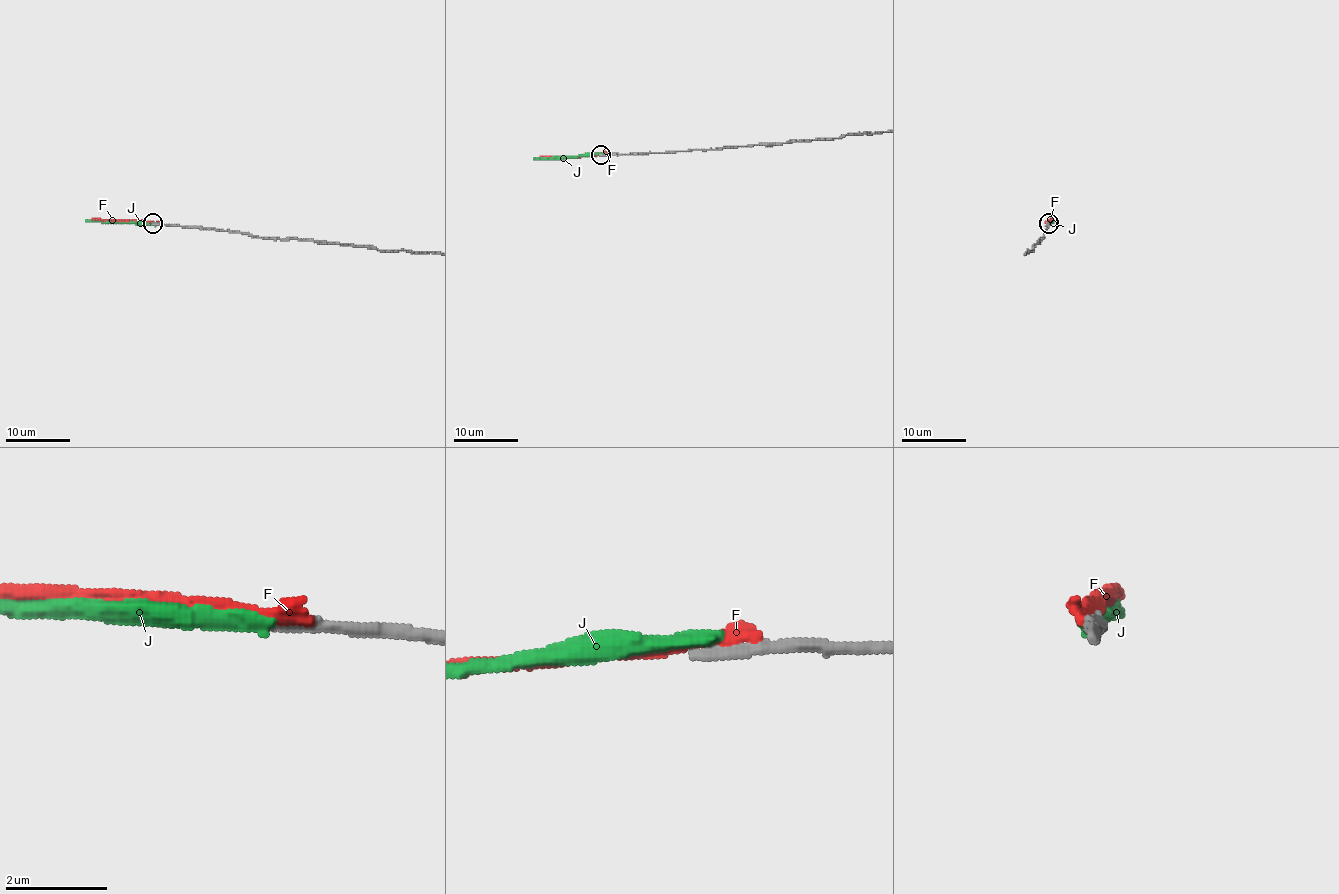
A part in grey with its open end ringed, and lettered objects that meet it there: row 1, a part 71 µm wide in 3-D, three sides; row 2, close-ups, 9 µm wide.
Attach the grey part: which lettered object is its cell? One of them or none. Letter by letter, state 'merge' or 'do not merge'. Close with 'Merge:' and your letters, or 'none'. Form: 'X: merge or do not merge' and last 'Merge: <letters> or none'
F: do not merge
J: do not merge
Merge: none

